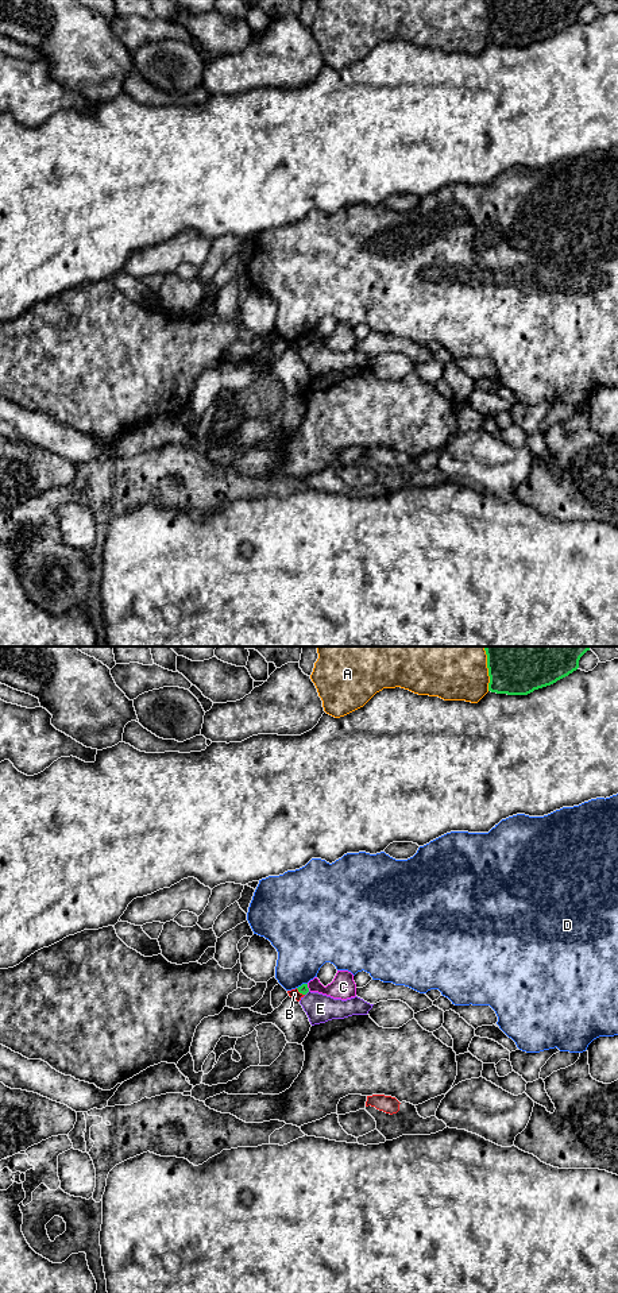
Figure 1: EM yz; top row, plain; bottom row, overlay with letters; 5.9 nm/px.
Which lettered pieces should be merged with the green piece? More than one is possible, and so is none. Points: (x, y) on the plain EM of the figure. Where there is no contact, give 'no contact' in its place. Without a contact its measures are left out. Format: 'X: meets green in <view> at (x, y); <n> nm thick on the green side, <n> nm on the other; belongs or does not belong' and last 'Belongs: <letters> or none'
A: meets green in yz at (489, 22); 280 nm thick on the green side, 320 nm on the other; does not belong
B: meets green in yz at (300, 344); 60 nm thick on the green side, 60 nm on the other; does not belong
C: meets green in yz at (306, 339); 60 nm thick on the green side, 150 nm on the other; does not belong
D: meets green in yz at (302, 336); 60 nm thick on the green side, 340 nm on the other; does not belong
E: meets green in yz at (306, 344); 60 nm thick on the green side, 170 nm on the other; does not belong
Belongs: none

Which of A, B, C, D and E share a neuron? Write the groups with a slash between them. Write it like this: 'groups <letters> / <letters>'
groups A / B E / C / D

